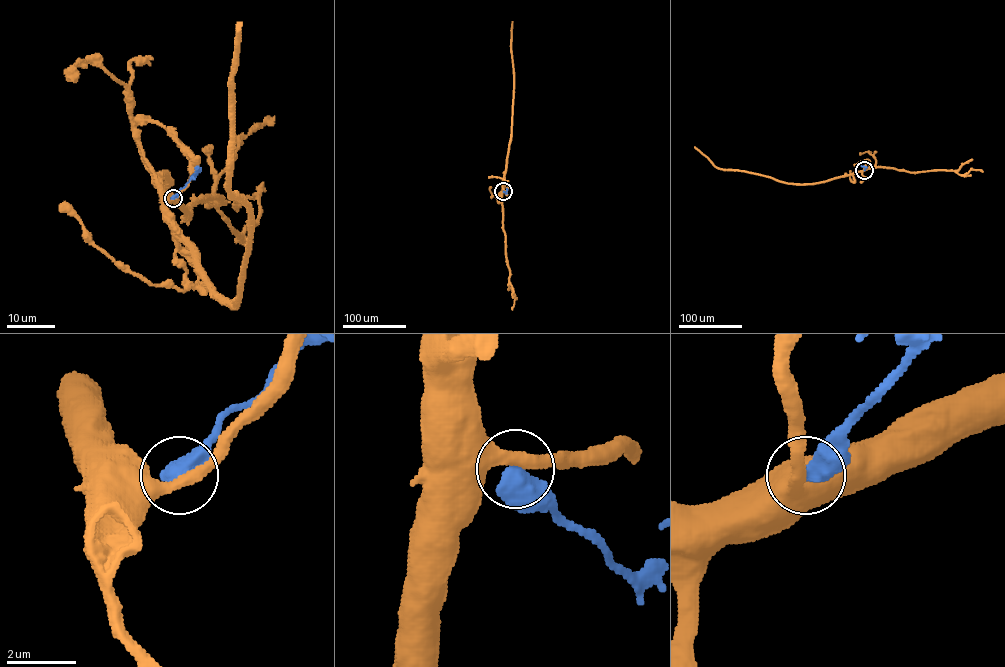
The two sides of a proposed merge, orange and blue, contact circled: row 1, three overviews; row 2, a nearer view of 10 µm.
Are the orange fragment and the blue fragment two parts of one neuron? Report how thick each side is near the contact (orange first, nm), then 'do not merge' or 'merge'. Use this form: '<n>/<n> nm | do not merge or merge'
340/600 nm | do not merge

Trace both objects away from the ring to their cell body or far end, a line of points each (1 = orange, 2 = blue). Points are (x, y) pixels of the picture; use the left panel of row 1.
1: (173, 199), (167, 217), (212, 286), (233, 303), (249, 223), (249, 209), (230, 190), (234, 37), (242, 22)
2: (173, 197), (200, 170), (198, 166)

